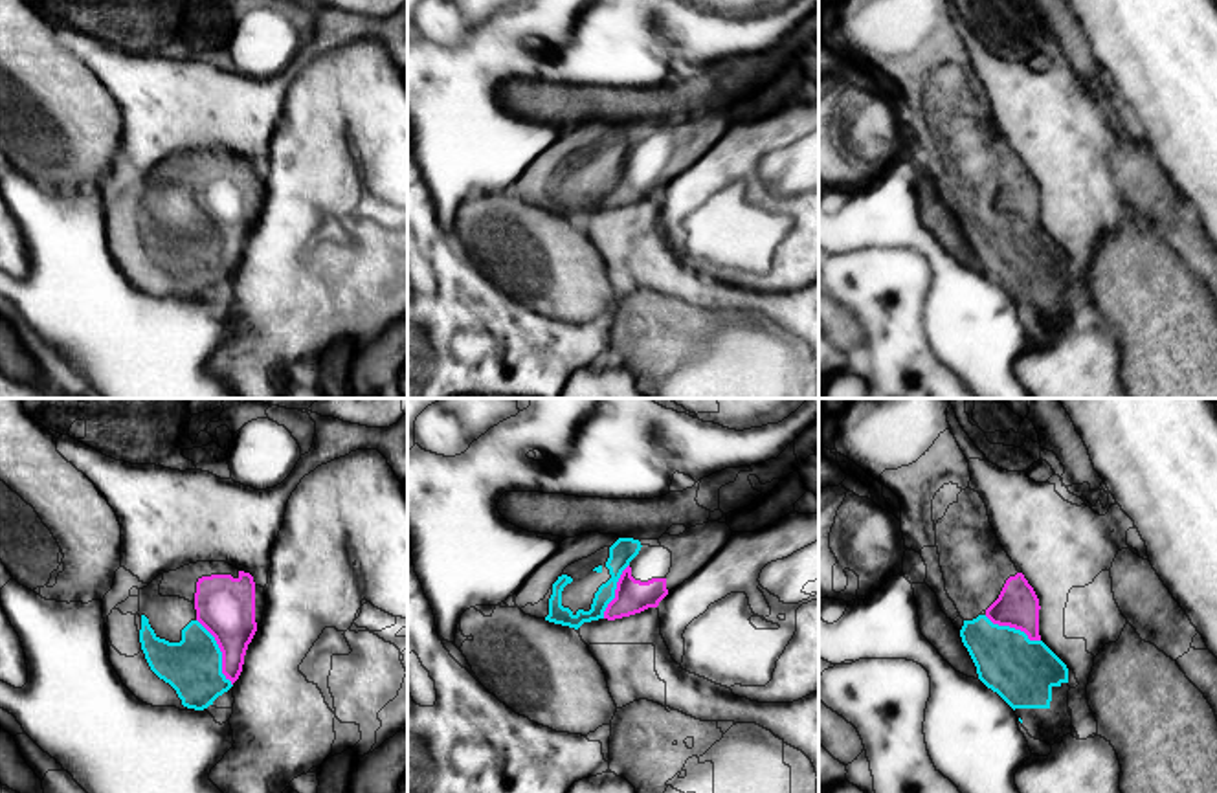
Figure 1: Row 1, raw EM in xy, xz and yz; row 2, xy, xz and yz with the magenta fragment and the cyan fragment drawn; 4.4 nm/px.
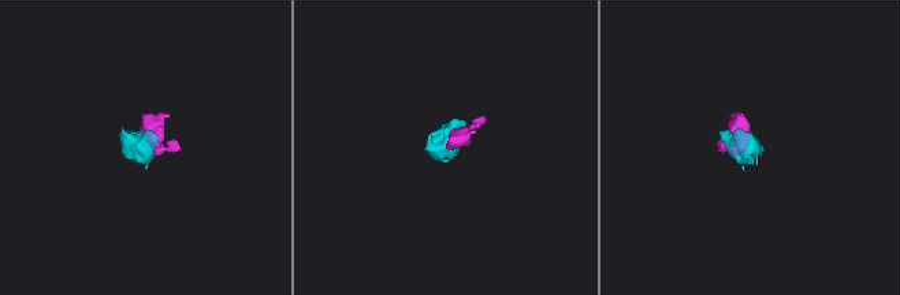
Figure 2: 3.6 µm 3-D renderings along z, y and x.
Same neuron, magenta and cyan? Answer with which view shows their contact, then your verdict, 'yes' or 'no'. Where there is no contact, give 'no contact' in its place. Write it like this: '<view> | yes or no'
xy | yes

